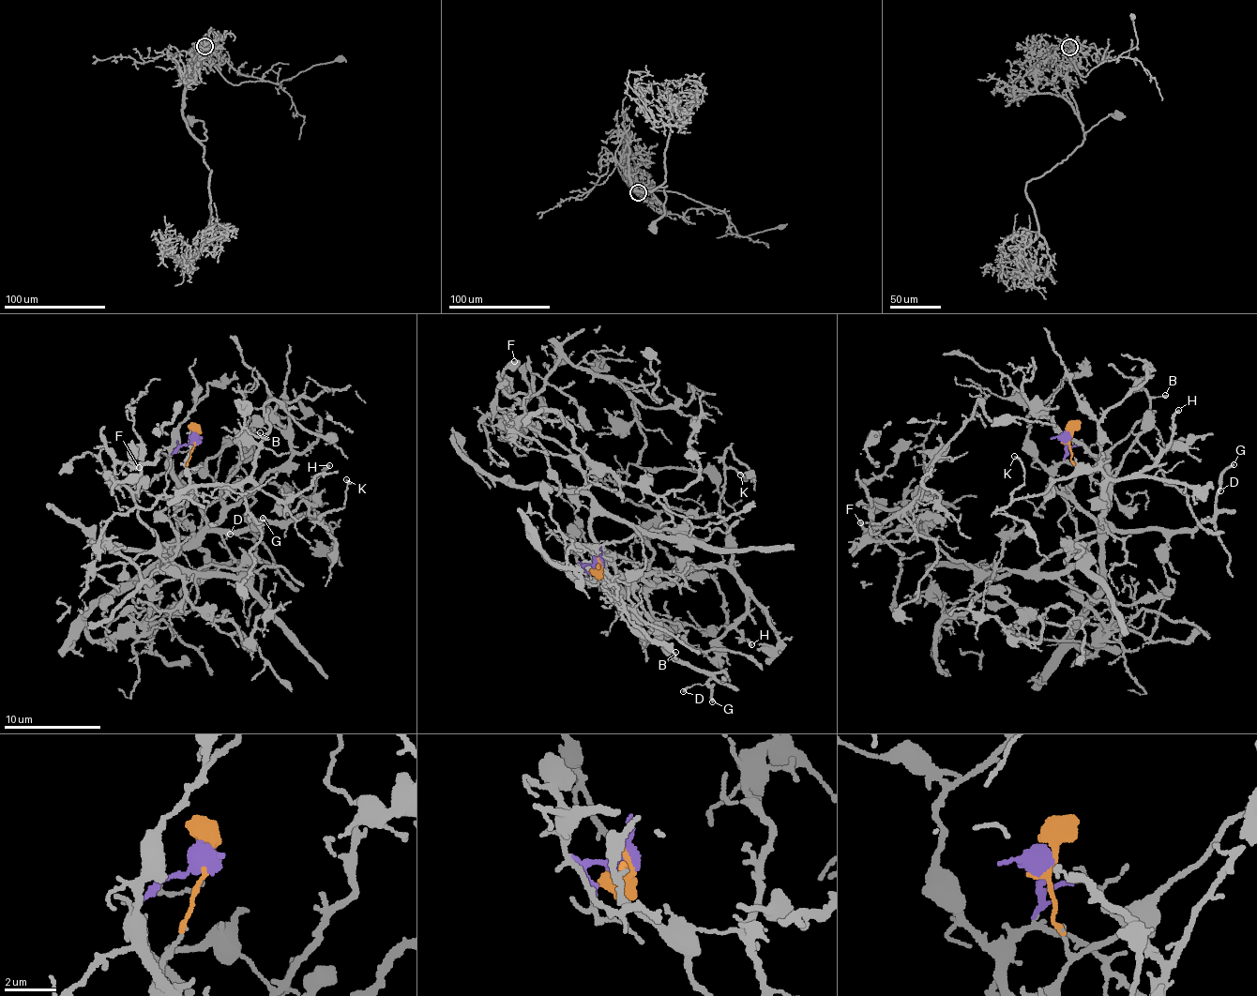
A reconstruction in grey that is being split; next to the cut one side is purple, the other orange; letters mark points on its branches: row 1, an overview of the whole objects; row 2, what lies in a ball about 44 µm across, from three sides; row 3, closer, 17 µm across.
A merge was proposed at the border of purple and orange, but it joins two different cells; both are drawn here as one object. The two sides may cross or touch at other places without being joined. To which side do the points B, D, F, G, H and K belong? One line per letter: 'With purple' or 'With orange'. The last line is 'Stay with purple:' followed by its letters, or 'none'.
B: With orange
D: With orange
F: With orange
G: With orange
H: With purple
K: With purple
Stay with purple: H, K

